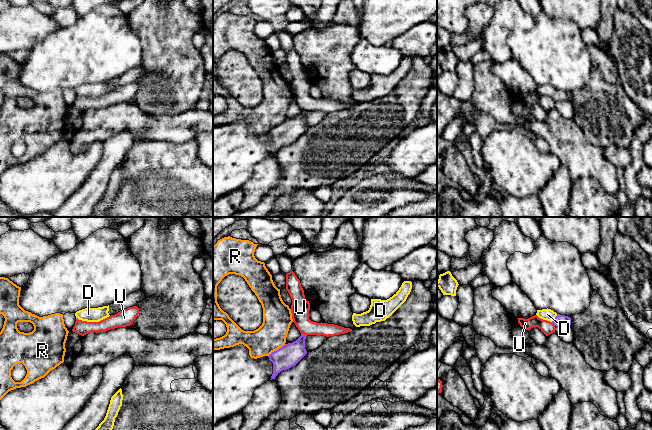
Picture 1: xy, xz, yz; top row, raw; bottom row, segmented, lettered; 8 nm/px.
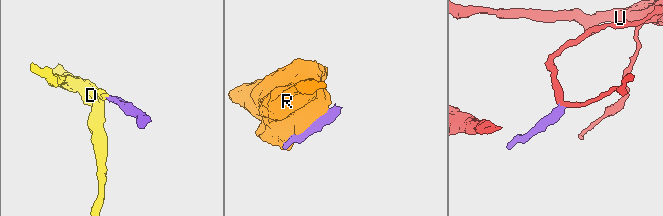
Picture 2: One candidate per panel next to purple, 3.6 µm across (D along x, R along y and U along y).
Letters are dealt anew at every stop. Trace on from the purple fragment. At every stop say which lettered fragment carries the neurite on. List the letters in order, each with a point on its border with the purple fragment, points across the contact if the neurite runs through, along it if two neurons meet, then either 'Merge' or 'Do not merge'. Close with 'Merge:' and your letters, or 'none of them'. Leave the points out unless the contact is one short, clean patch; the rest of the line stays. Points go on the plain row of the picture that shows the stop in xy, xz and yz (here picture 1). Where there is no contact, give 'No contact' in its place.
D: Touches purple at yz (554, 94). Path across: yz (559, 95), (554, 94), (547, 90). Merge
R: Touches purple at xz (276, 126). Do not merge
U: Touches purple at xz (303, 110). Boundary: xz (301, 109), (306, 111). Do not merge
Merge: D

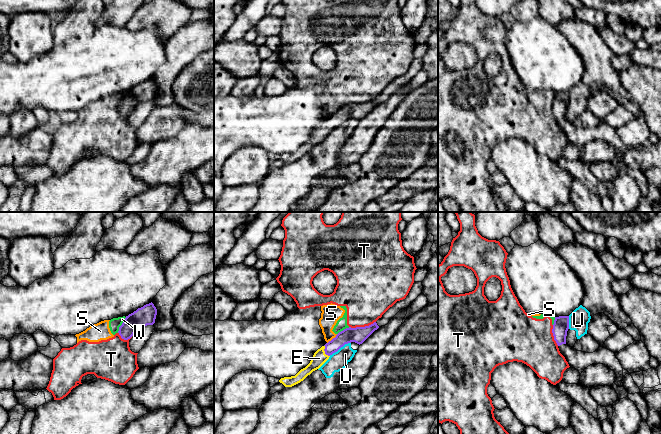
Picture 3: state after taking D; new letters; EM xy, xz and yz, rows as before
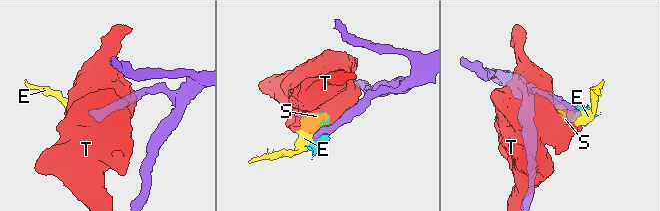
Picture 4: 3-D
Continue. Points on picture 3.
E: Touches purple at xz (324, 126). Path across: xz (348, 111), (324, 126), (319, 134). Merge
S: Touches purple at xz (333, 114). Boundary: xz (337, 110), (327, 119). Do not merge
T: Touches purple at xz (362, 103). Do not merge
U: Touches purple at xz (339, 124). Boundary: xz (350, 118), (329, 131). Do not merge
W: Touches purple at xy (121, 101). Boundary: xy (126, 93), (117, 108). Do not merge
Merge: E

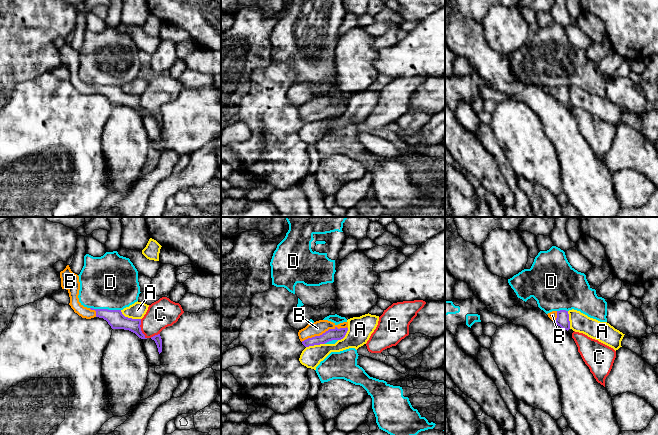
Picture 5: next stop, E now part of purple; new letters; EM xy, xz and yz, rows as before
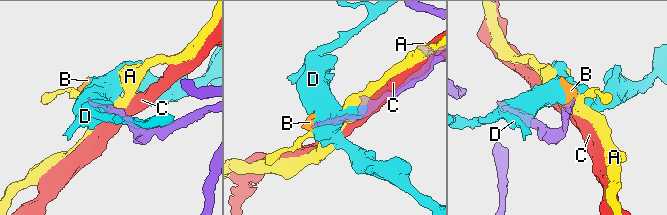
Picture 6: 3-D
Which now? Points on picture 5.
A: Touches purple at xy (130, 94). Do not merge
B: Touches purple at xz (325, 108). Merge
C: Touches purple at xy (140, 105). Boundary: xy (140, 95), (140, 106), (146, 114). Do not merge
D: Touches purple at xy (105, 85). Boundary: xy (90, 83), (120, 86). Do not merge
Merge: B

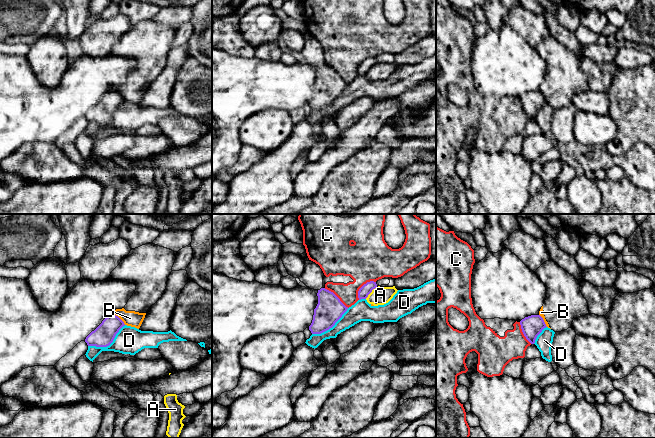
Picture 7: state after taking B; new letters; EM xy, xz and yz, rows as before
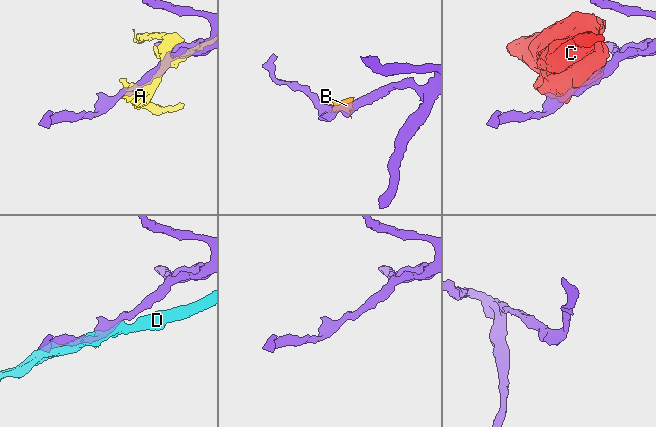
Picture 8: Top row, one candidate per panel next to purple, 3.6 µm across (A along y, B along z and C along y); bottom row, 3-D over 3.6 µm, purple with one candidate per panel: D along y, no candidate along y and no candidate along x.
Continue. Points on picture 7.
A: Touches purple at xz (371, 67). Do not merge
B: Touches purple at yz (543, 96). Boundary: yz (539, 90), (547, 102). Do not merge
C: Touches purple at xz (362, 62). Do not merge
D: Touches purple at xy (108, 121). Boundary: xy (125, 101), (108, 121), (88, 122). Do not merge
Merge: none of them

